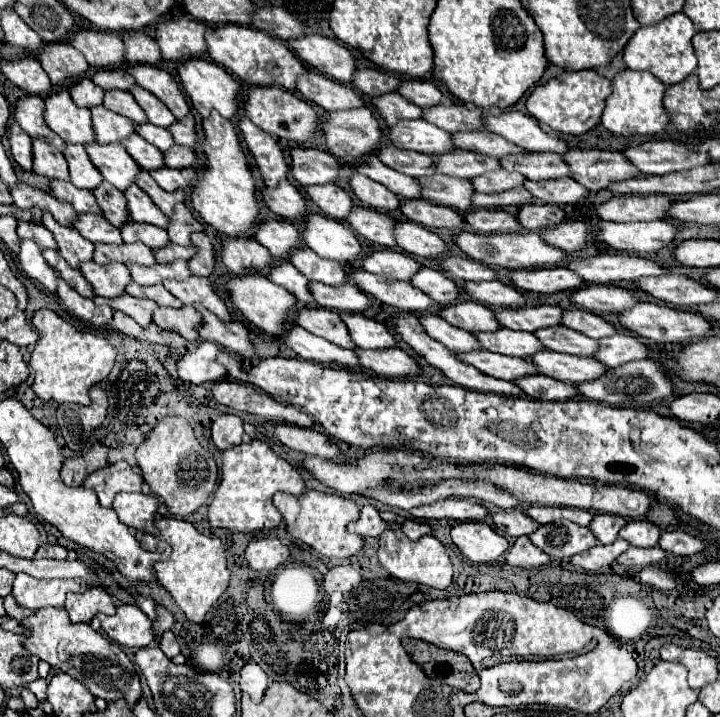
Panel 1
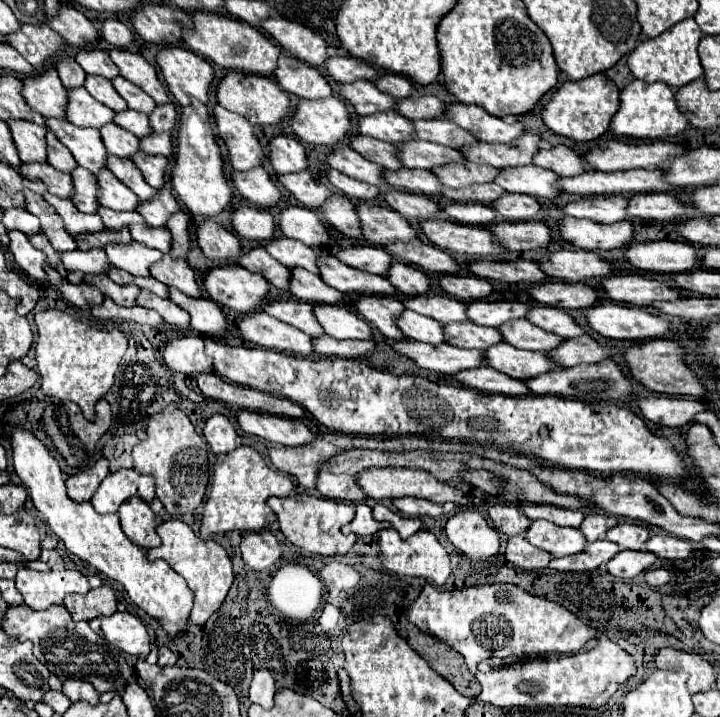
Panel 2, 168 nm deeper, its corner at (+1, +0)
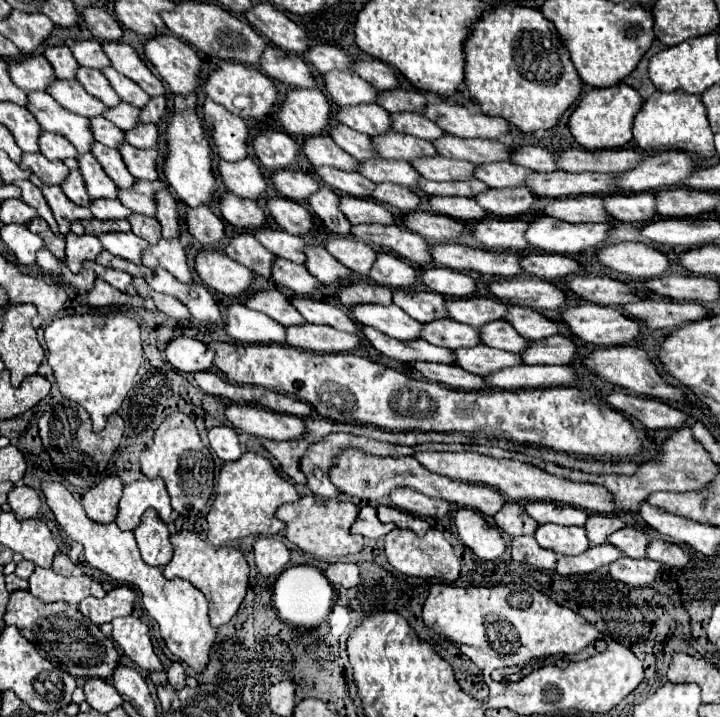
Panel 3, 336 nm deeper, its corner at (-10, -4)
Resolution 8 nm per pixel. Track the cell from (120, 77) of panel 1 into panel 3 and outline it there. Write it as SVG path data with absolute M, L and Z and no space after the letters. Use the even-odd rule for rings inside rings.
M68 42L68 46L80 66L96 68L96 70L104 70L112 66L108 56L104 56L100 42Z

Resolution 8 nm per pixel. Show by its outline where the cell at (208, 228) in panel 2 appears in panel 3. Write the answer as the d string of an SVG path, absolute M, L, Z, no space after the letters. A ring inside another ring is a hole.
M188 208L186 226L204 248L218 248L226 240L224 222L210 208Z

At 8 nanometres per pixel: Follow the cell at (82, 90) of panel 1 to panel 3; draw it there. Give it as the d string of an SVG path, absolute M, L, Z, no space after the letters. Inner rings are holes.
M58 46L58 48L46 48L44 52L46 60L52 64L52 68L56 70L56 76L60 80L74 80L76 78L76 58L72 56L68 46Z

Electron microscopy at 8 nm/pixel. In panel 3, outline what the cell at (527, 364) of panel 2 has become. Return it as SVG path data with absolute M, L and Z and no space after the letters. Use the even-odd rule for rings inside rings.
M474 346L474 348L460 348L454 352L456 354L456 366L464 368L466 372L488 376L492 372L500 372L504 368L520 366L522 356L514 352L504 352L498 348L488 348L484 346Z

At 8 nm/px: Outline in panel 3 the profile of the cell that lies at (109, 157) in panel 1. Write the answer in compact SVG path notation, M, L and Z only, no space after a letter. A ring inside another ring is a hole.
M28 92L28 110L34 114L42 130L64 136L78 150L78 154L92 150L96 140L90 120L60 108L60 104L56 104L48 92Z

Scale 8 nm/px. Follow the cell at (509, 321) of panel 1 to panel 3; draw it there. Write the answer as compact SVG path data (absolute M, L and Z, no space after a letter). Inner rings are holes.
M474 296L474 298L462 298L462 300L448 300L448 312L452 320L470 324L474 328L482 328L482 324L488 324L492 320L502 320L504 312L508 312L508 304Z

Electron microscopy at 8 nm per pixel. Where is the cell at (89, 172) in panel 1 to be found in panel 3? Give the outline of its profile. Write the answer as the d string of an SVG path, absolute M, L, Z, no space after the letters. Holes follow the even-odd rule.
M42 132L40 134L40 152L48 156L50 160L66 160L66 158L76 158L78 152L64 140L64 136L56 136L52 132Z

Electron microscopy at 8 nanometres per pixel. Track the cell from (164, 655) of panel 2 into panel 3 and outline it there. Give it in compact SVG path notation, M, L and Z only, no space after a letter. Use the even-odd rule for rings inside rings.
M174 662L168 670L168 684L172 684L174 688L184 688L184 680L186 680L184 666L180 662Z

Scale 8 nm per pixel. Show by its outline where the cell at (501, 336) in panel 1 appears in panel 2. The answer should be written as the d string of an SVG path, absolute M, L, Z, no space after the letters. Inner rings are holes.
M469 320L445 324L443 330L445 330L445 344L457 346L457 348L483 350L483 348L489 348L489 346L501 342L501 334L497 334L497 328L479 326Z

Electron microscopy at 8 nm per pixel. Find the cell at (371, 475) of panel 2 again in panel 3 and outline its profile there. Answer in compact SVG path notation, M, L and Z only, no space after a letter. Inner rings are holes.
M344 450L344 454L340 454L334 460L334 466L330 468L330 480L348 496L352 498L360 498L360 500L380 500L386 498L388 492L392 492L392 488L412 488L416 492L422 492L426 496L432 498L442 498L448 500L452 504L460 504L462 508L472 508L478 510L484 516L494 516L496 510L500 510L506 500L502 498L500 492L492 490L490 486L478 486L478 484L464 484L464 482L456 482L450 480L446 476L428 472L416 458L412 456L404 456L404 458L378 458L378 456L368 456L360 450Z

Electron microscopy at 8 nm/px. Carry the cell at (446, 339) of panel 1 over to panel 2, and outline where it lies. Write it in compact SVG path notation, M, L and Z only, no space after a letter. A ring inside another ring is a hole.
M401 312L397 318L397 326L403 332L403 336L427 344L443 344L443 326L435 320L429 320L427 316L421 316L417 312Z

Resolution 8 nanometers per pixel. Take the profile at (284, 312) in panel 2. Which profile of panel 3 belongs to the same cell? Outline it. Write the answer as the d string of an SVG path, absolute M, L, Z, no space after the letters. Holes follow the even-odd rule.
M266 290L266 292L258 292L254 296L248 296L248 300L244 304L252 310L268 314L270 318L274 318L276 322L280 322L286 328L306 324L306 320L300 316L300 312L296 312L296 308L288 300L288 296L284 296L278 290Z

